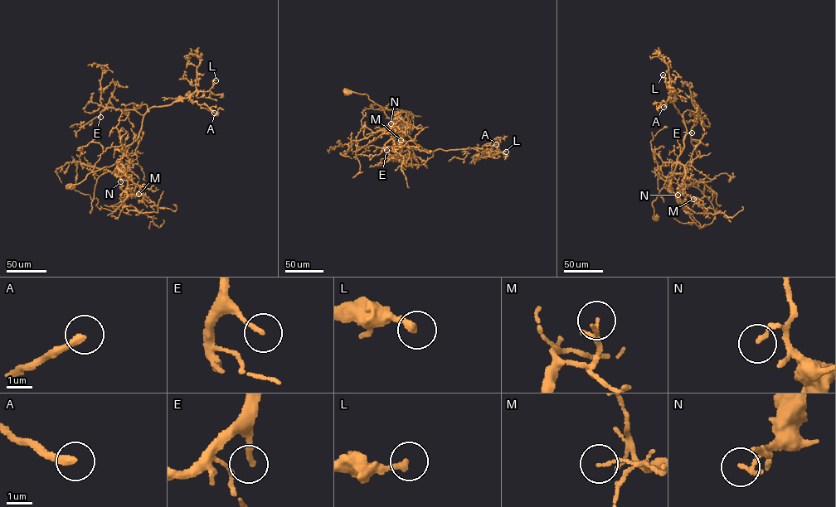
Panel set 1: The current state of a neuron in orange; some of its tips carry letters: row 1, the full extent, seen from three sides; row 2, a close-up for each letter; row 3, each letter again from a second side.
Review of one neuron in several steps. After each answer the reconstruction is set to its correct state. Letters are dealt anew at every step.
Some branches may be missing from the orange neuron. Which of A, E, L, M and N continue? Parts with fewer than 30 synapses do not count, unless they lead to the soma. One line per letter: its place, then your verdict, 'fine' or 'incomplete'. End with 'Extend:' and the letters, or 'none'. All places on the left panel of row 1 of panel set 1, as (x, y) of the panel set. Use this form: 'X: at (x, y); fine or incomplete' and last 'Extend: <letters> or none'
A: at (214, 113); incomplete
E: at (100, 117); incomplete
L: at (216, 80); fine
M: at (138, 194); fine
N: at (120, 181); fine
Extend: A, E

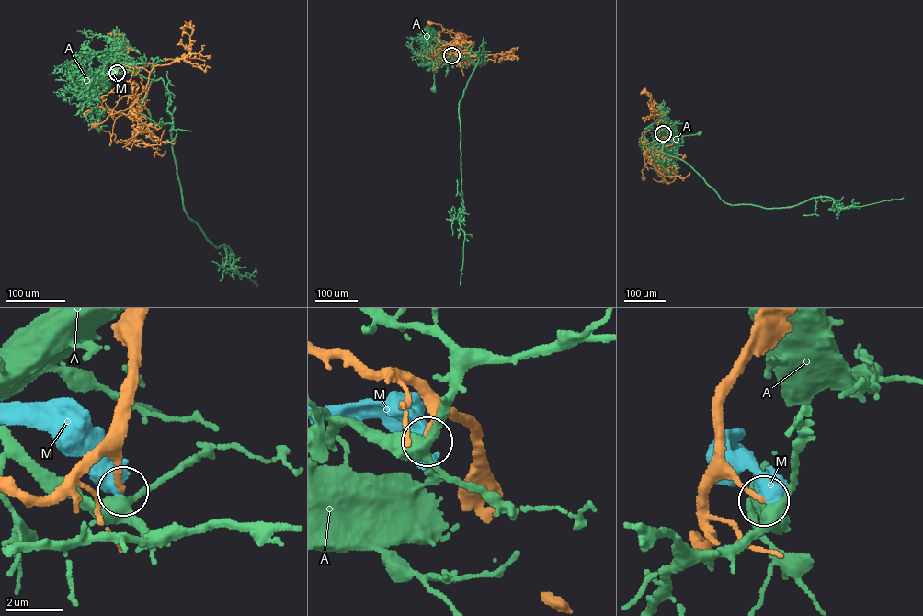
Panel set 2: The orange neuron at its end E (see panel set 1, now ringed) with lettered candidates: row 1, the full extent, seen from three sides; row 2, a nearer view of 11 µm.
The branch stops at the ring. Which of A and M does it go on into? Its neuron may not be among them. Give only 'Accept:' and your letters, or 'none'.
Accept: none

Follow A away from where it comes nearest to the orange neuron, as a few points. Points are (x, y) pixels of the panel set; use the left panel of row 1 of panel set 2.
A: (117, 73), (111, 72), (102, 79)

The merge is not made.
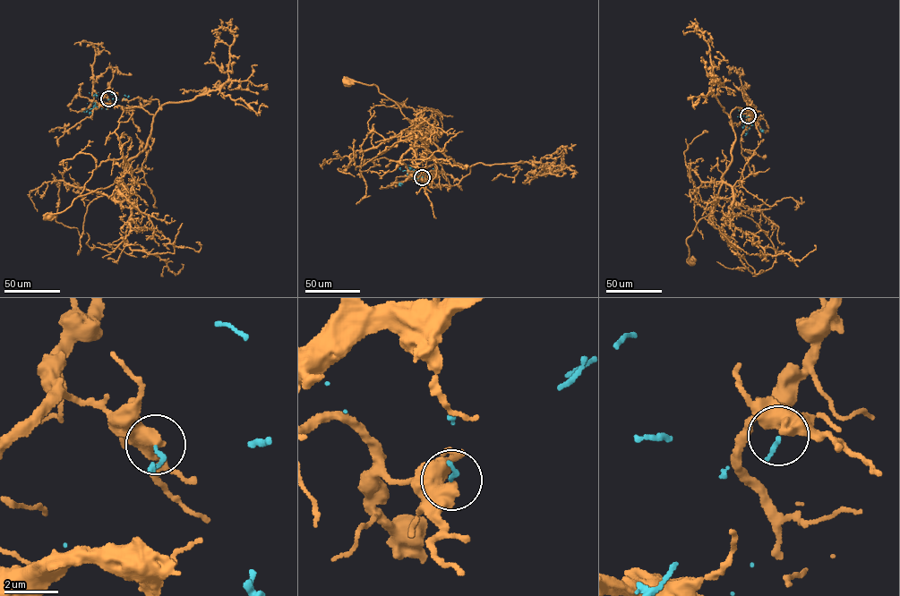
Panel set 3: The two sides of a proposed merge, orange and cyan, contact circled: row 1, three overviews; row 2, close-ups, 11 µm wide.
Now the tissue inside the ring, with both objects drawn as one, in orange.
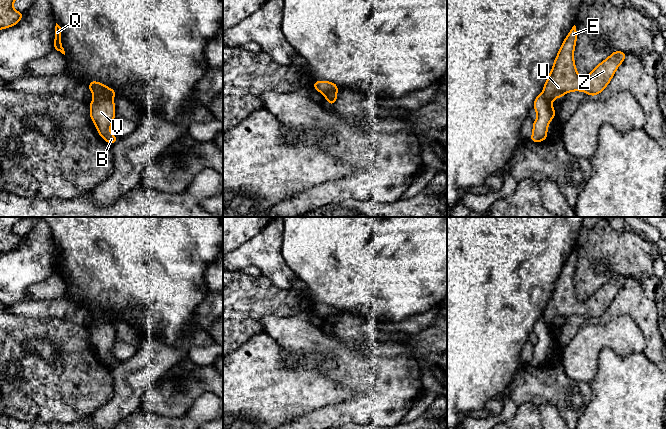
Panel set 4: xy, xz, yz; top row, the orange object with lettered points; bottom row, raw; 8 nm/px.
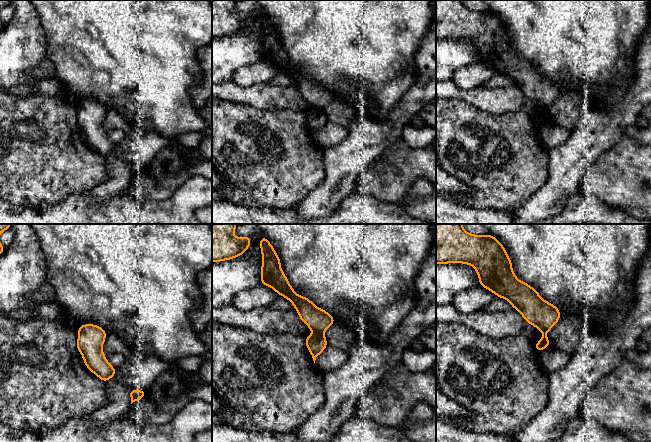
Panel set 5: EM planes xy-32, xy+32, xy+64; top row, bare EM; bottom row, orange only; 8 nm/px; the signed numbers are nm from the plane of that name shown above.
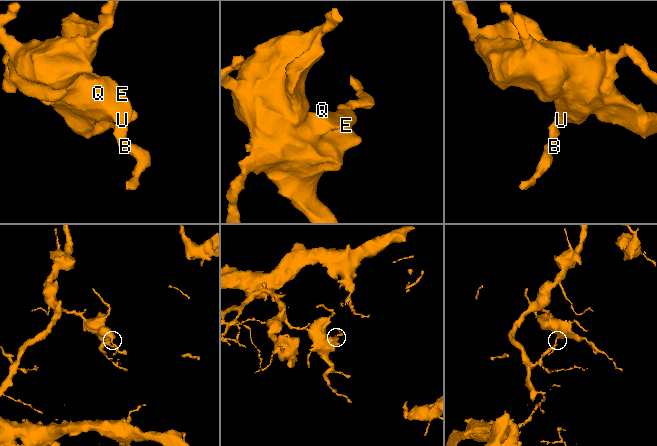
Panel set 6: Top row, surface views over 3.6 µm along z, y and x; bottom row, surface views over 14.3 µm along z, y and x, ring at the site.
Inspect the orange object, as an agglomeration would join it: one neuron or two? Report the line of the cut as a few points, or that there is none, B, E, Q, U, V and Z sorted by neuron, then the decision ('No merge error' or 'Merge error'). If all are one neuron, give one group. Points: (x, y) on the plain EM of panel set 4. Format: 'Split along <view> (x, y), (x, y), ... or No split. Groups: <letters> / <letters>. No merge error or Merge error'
Split along xy (94, 318), (113, 321). Groups: B V / E Q U Z. Merge error

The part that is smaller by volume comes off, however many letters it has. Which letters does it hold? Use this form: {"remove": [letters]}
{"remove": ["B", "V"]}

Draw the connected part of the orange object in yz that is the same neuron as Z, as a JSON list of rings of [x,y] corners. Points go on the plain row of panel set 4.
[[[574,249],[564,263],[544,309],[543,319],[549,326],[571,315],[583,315],[590,320],[601,317],[627,279],[622,275],[615,275],[588,300],[580,301],[573,281],[576,263],[577,253]]]

